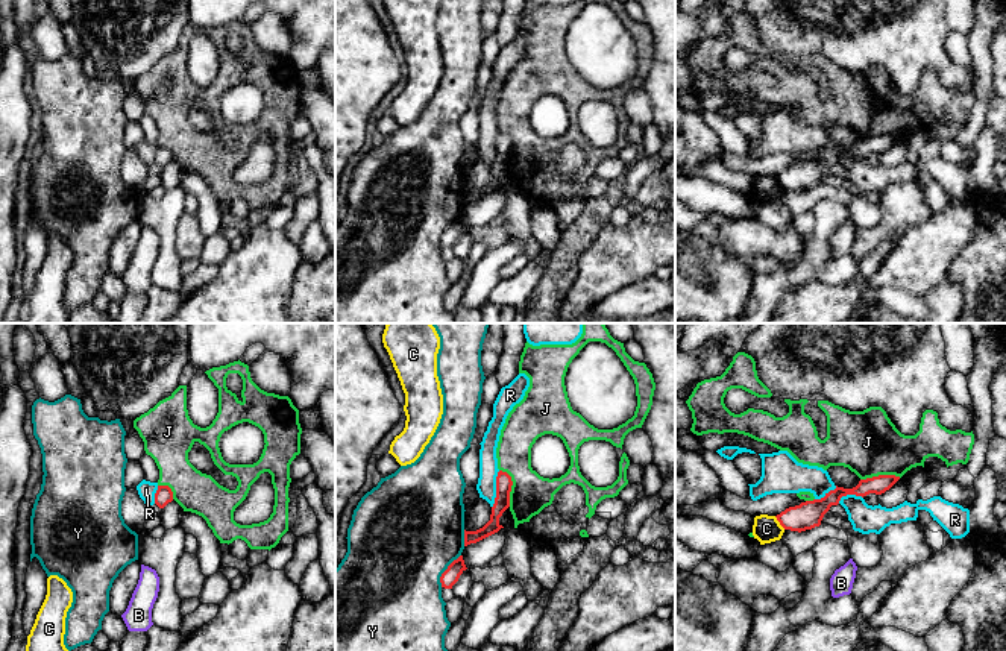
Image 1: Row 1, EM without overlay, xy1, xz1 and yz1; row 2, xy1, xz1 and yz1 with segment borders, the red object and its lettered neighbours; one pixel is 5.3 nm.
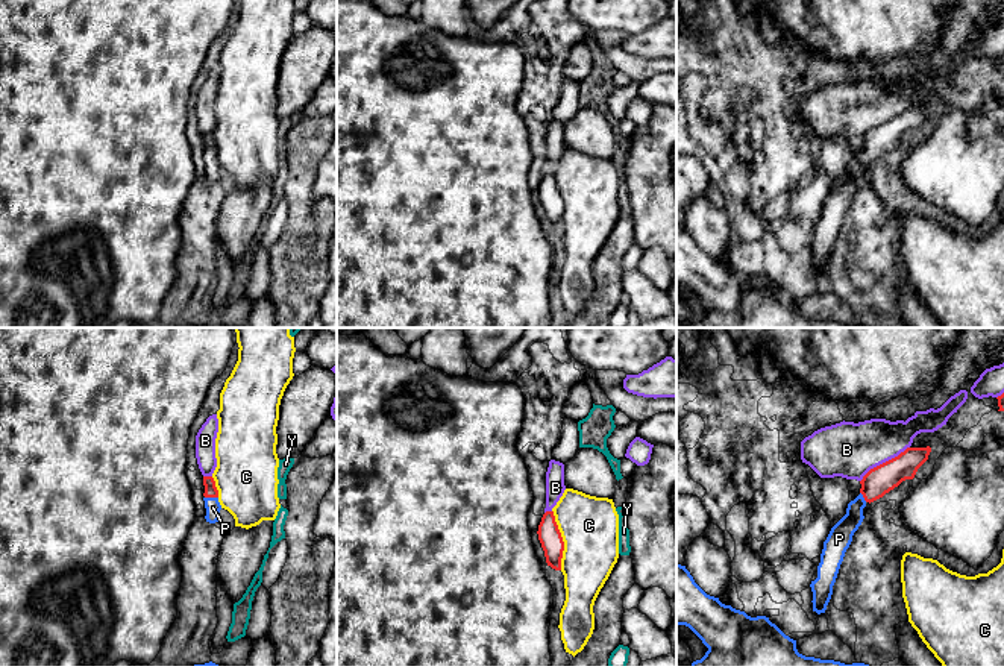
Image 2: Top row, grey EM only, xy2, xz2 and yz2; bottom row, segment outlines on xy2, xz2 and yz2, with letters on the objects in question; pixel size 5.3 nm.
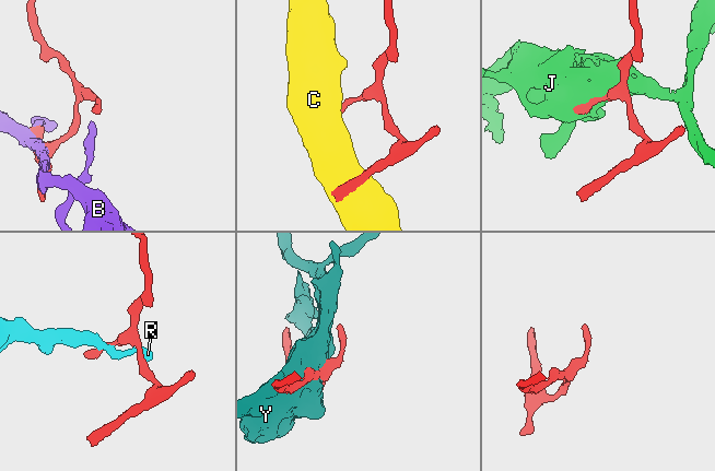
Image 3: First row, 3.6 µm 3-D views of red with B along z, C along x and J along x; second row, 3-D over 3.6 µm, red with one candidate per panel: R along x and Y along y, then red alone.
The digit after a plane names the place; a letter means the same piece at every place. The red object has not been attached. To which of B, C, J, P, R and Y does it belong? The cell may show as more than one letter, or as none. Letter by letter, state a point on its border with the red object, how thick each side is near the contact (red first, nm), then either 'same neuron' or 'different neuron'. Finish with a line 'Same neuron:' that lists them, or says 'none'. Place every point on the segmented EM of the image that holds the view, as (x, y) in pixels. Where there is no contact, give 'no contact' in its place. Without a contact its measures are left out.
B: meets red in yz2 at (883, 463); 150 nm thick on the red side, 300 nm on the other; different neuron
C: meets red in xz2 at (561, 540); 120 nm thick on the red side, 320 nm on the other; different neuron
J: meets red in xz1 at (512, 484); 90 nm thick on the red side, 220 nm on the other; different neuron
P: meets red in xy2 at (211, 496); 70 nm thick on the red side, 80 nm on the other; same neuron
R: meets red in xz1 at (496, 489); 90 nm thick on the red side, 100 nm on the other; different neuron
Y: meets red in xz1 at (445, 571); 90 nm thick on the red side, 500 nm on the other; different neuron
Same neuron: P

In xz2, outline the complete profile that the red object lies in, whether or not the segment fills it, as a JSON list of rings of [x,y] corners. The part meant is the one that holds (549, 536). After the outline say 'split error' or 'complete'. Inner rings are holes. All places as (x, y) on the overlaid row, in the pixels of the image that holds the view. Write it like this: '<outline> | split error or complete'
[[[546,511],[543,514],[537,534],[544,551],[547,566],[555,570],[561,570],[564,542],[555,522],[554,511]]] | complete

